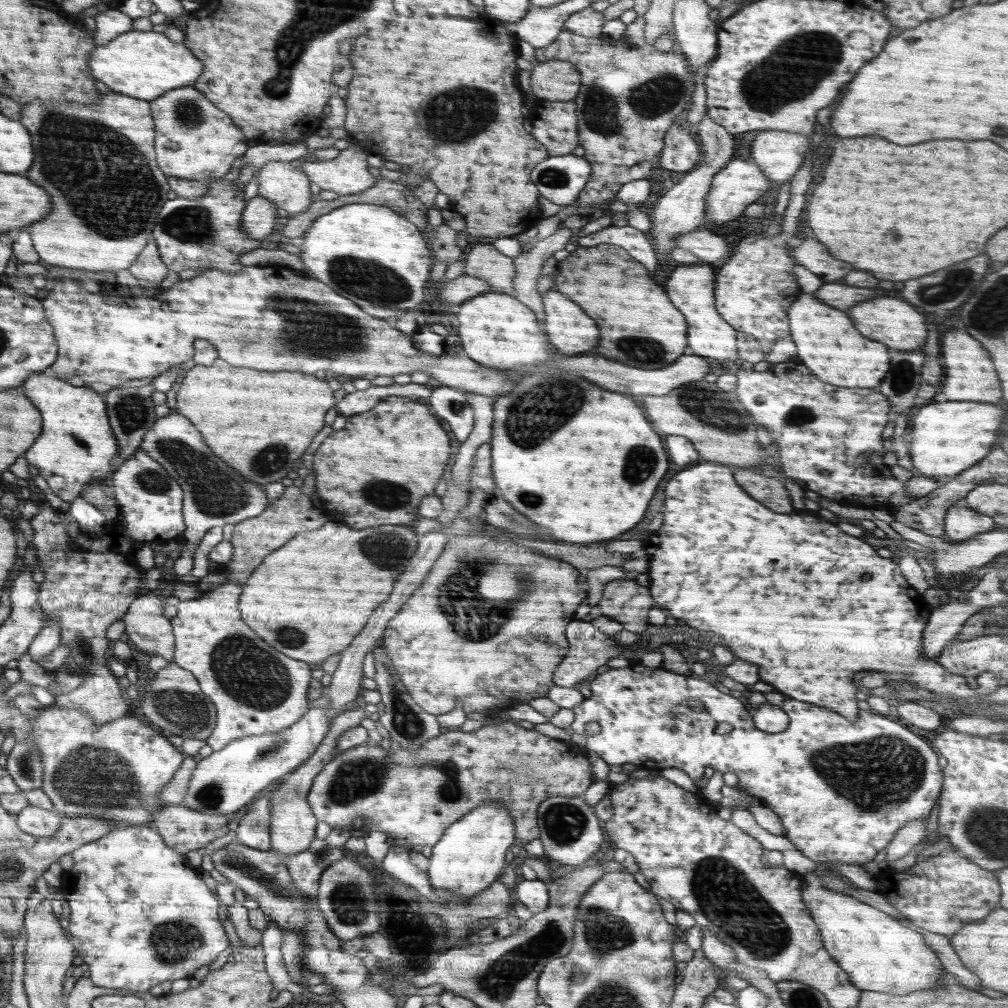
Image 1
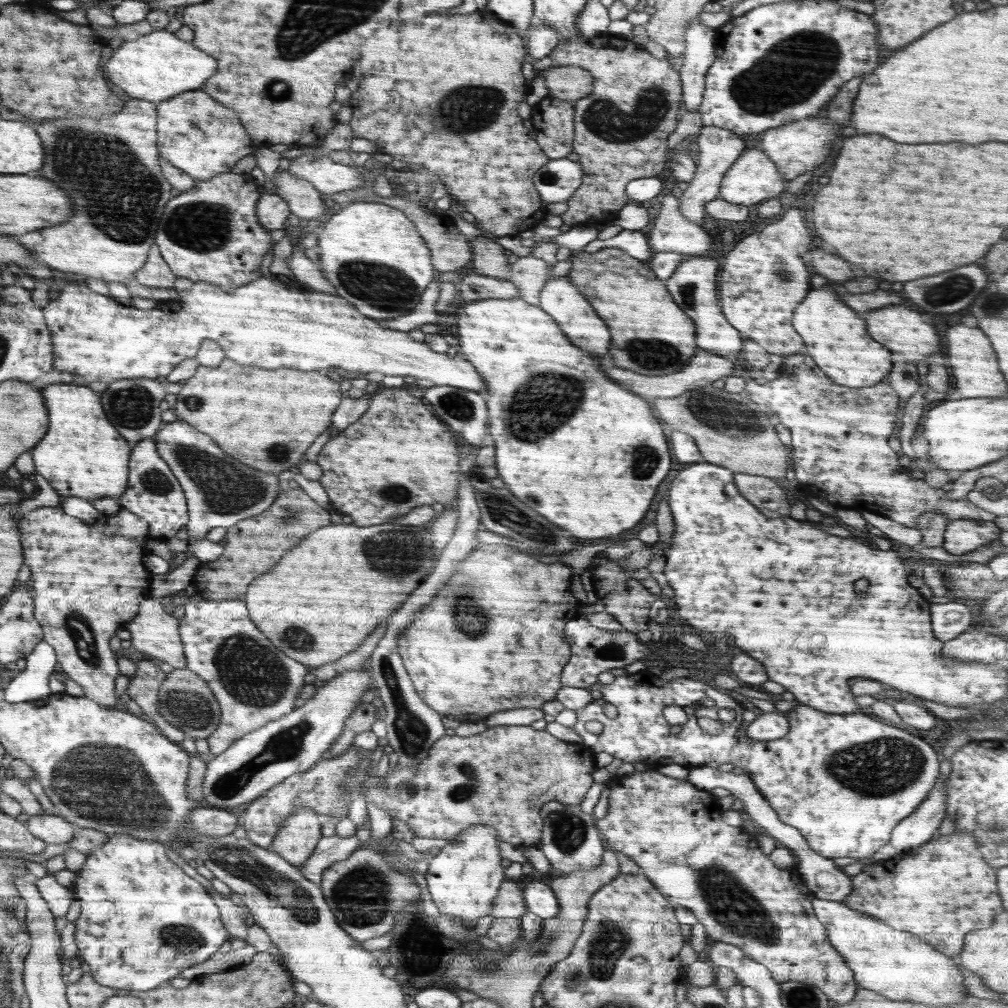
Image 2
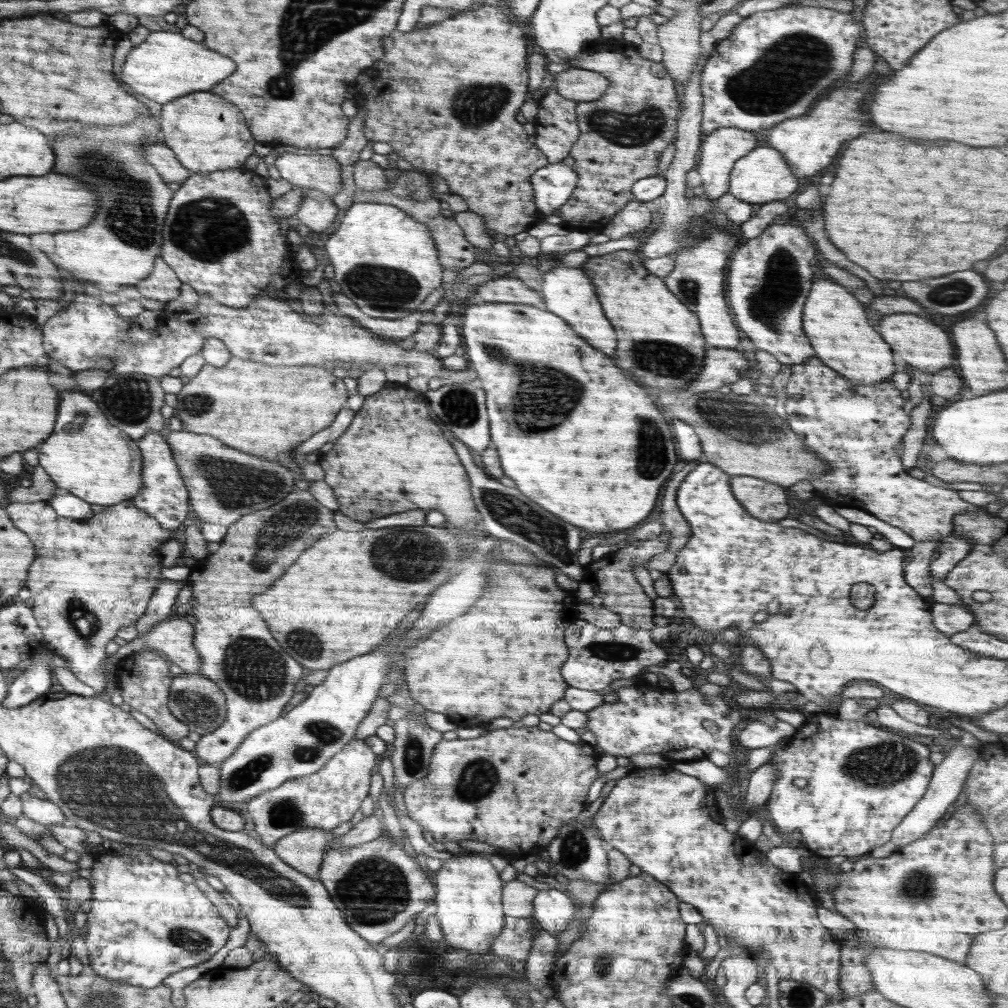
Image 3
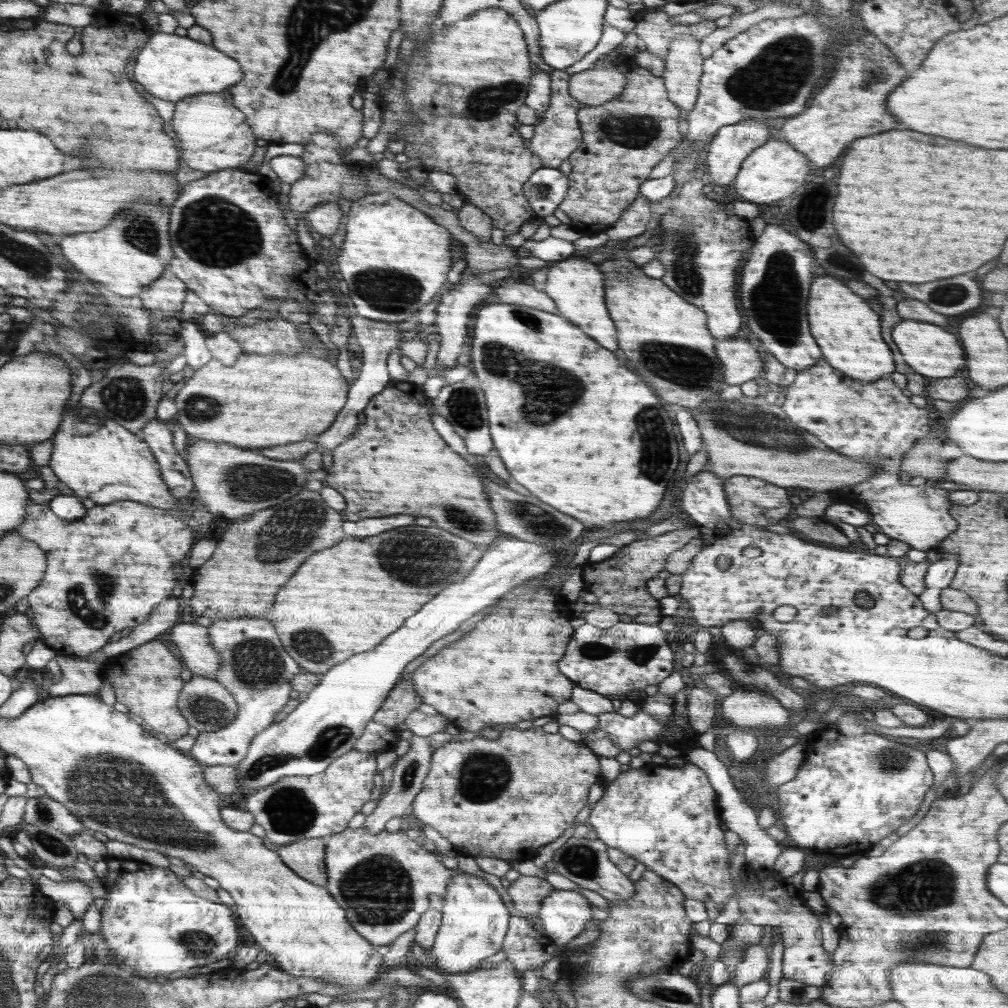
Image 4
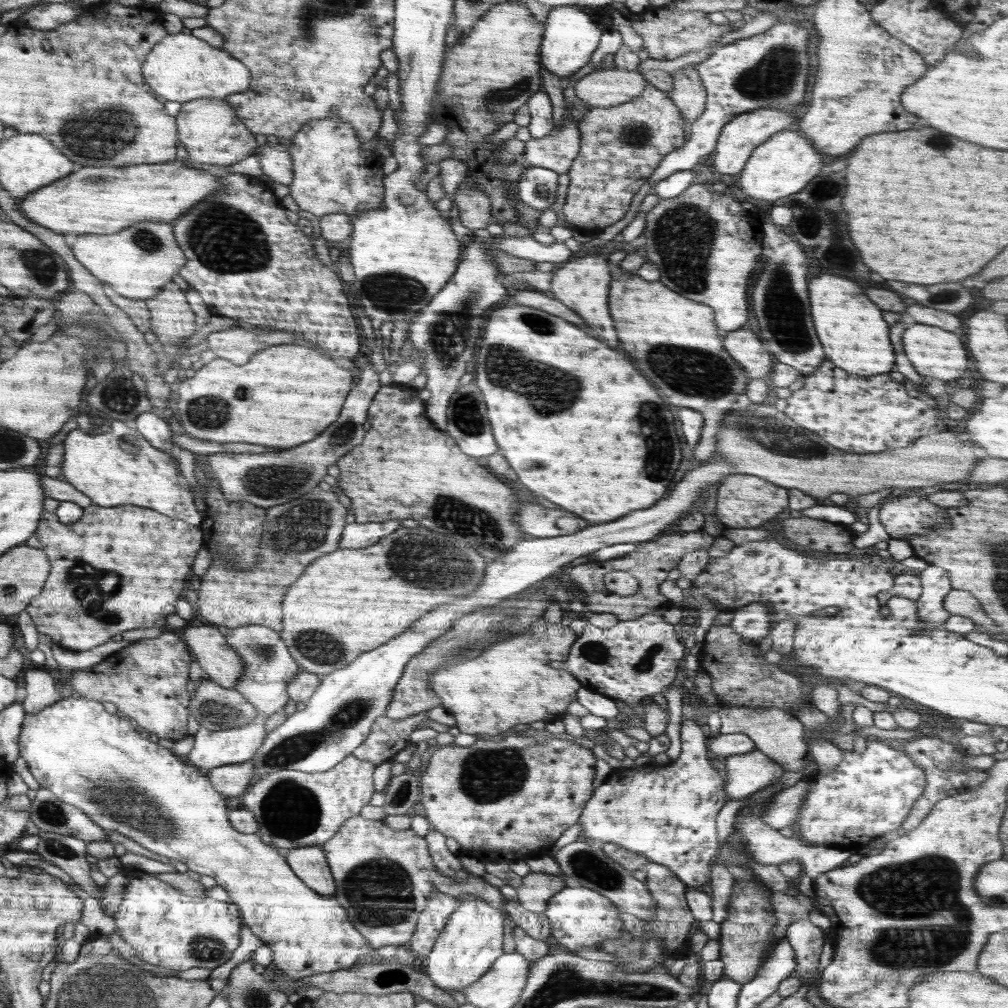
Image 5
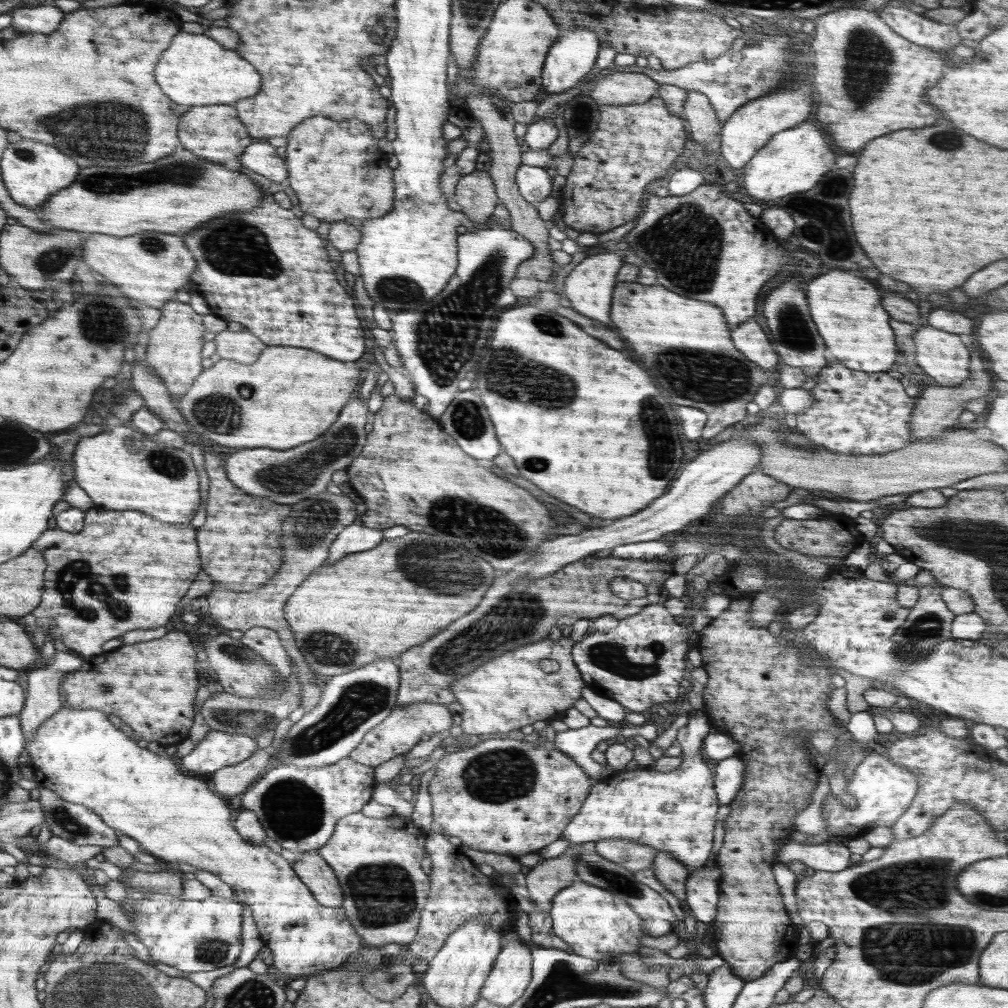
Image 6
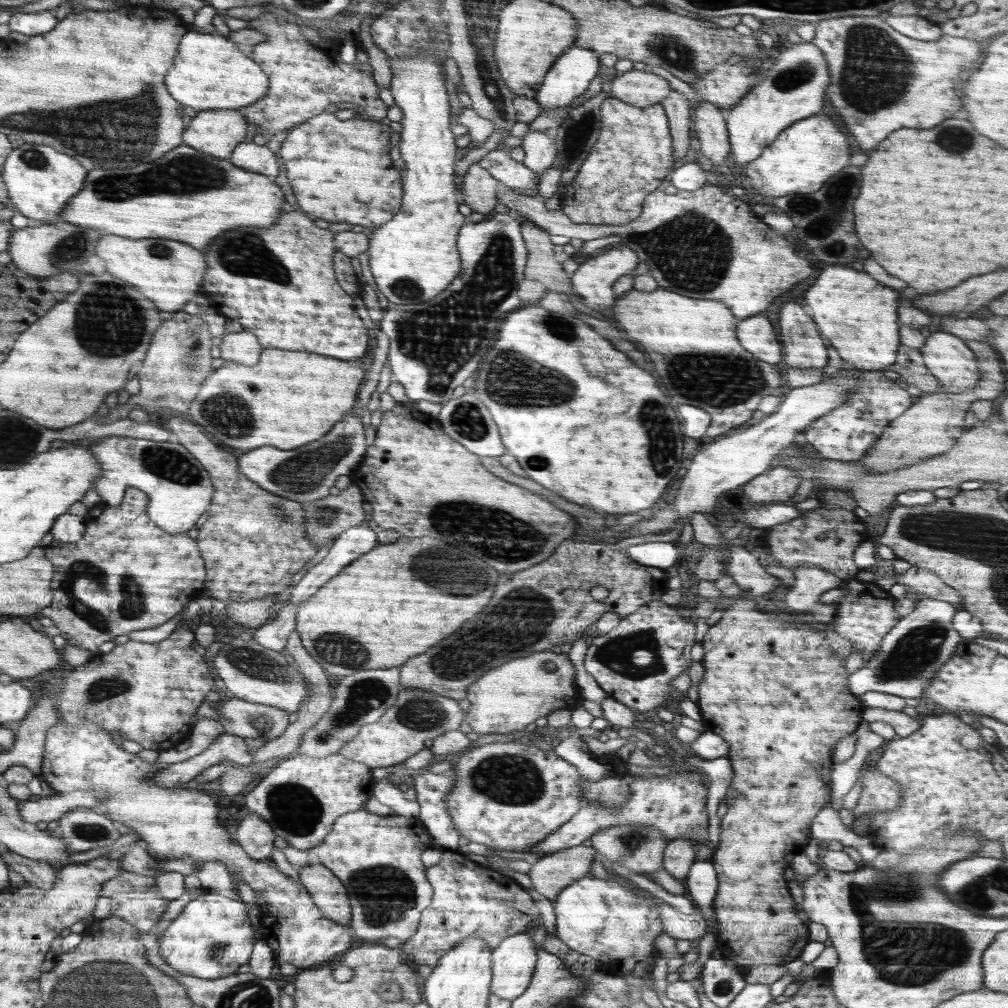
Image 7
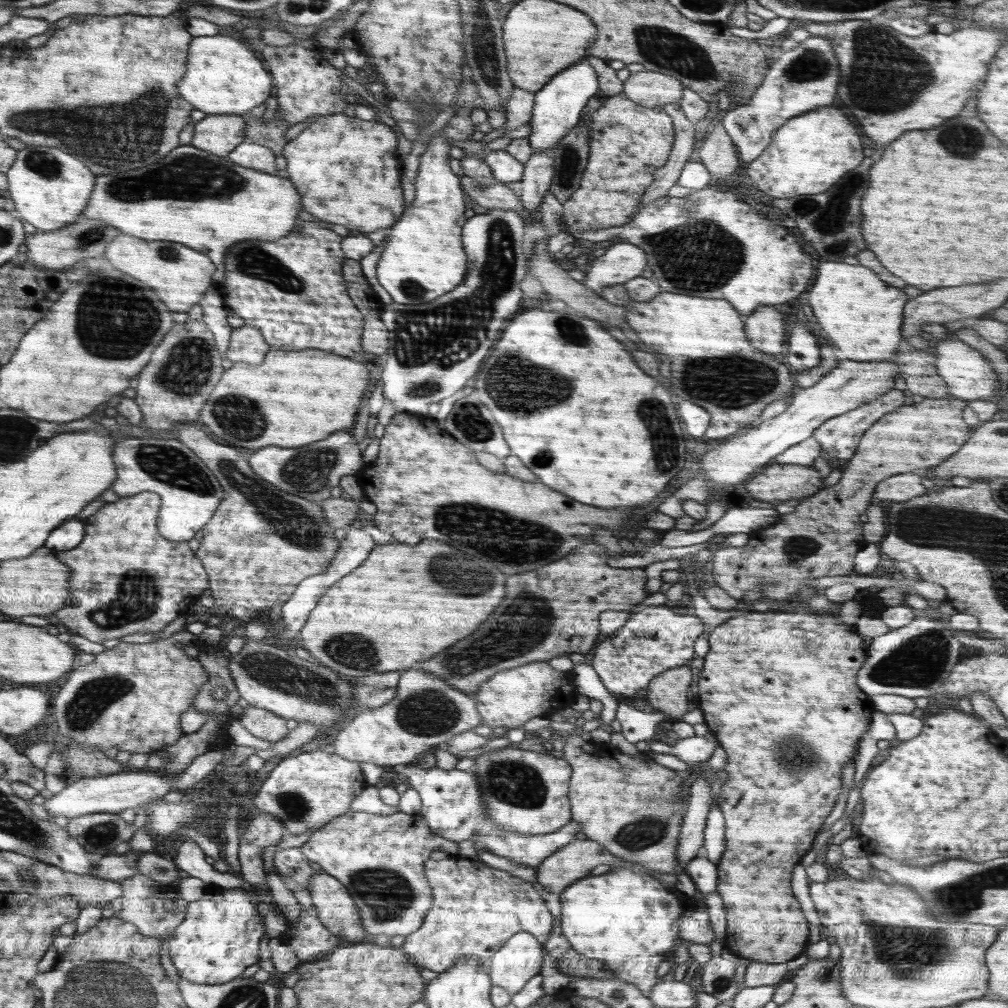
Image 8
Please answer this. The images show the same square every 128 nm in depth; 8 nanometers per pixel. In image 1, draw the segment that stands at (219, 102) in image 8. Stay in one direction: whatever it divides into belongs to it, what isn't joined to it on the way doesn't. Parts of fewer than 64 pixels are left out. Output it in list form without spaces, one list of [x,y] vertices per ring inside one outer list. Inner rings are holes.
[[[130,30],[108,44],[96,44],[89,56],[89,69],[105,89],[151,101],[174,88],[192,86],[203,64],[183,42],[172,42],[164,33]]]

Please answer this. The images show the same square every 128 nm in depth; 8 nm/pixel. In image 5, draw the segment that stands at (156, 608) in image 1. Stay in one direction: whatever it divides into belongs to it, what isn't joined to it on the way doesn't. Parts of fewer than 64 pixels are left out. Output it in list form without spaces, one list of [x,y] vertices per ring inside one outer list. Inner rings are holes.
[[[188,624],[180,638],[207,679],[224,689],[234,689],[245,666],[239,654],[227,645],[217,626],[194,627]]]

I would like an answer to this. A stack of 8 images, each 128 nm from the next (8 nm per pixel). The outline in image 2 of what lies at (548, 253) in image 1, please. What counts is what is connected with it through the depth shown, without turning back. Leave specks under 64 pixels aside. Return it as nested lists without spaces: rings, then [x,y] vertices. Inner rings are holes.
[[[534,256],[513,258],[507,280],[518,287],[520,298],[531,305],[539,306],[539,294],[550,278],[548,264]]]

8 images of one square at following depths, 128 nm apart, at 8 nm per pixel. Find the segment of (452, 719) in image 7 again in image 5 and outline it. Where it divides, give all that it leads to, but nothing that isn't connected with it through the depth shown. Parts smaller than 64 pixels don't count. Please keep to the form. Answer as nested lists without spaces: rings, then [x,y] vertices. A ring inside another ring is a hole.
[[[427,712],[412,714],[408,718],[394,720],[384,715],[374,721],[368,737],[353,756],[374,763],[376,766],[384,761],[392,760],[411,743],[410,735],[414,730],[422,728],[420,724],[428,722]]]

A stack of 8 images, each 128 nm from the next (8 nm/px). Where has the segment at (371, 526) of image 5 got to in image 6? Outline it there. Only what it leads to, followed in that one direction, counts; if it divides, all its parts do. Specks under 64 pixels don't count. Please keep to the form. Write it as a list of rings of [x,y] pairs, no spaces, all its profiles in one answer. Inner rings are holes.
[[[349,524],[330,545],[328,560],[324,562],[324,566],[336,562],[338,558],[344,558],[347,554],[372,550],[383,541],[382,532],[383,530],[376,530],[374,527]]]

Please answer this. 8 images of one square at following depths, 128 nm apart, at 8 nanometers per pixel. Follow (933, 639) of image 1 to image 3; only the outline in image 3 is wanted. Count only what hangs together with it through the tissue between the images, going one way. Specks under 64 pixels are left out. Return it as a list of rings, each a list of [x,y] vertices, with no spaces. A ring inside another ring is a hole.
[[[936,602],[931,607],[933,625],[948,636],[968,630],[975,620],[975,615],[966,611],[964,606]]]

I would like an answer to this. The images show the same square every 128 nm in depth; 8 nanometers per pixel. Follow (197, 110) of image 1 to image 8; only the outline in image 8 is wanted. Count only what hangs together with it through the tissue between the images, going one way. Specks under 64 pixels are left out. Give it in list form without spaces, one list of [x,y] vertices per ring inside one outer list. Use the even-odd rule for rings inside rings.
[[[210,114],[195,124],[192,146],[215,154],[228,155],[245,138],[245,122],[238,114]]]

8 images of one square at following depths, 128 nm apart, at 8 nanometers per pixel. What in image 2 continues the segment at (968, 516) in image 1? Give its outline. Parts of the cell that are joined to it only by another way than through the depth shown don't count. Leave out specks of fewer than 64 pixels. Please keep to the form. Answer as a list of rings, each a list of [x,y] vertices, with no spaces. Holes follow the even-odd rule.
[[[957,518],[948,523],[941,547],[950,554],[966,554],[998,539],[1001,531],[992,520]]]

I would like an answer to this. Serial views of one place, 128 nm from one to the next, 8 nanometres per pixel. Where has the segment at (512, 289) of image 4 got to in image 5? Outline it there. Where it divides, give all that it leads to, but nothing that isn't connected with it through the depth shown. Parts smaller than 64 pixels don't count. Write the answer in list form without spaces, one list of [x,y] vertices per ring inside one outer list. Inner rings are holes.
[[[533,288],[526,290],[517,290],[516,292],[510,292],[510,296],[514,296],[514,302],[516,304],[524,304],[524,306],[532,306],[544,310],[544,312],[550,312],[554,316],[564,318],[566,322],[572,322],[576,326],[580,326],[584,332],[590,334],[590,328],[586,326],[586,322],[582,322],[582,318],[578,318],[578,314],[574,314],[570,308],[563,305],[558,299],[552,299],[543,291],[538,291]]]

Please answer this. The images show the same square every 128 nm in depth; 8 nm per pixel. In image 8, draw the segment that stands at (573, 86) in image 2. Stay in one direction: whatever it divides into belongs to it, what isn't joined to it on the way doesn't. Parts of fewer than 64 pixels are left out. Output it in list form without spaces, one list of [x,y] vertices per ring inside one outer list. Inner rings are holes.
[[[654,71],[631,74],[623,82],[623,92],[632,102],[643,107],[664,107],[679,102],[683,95],[683,84],[671,76]]]

